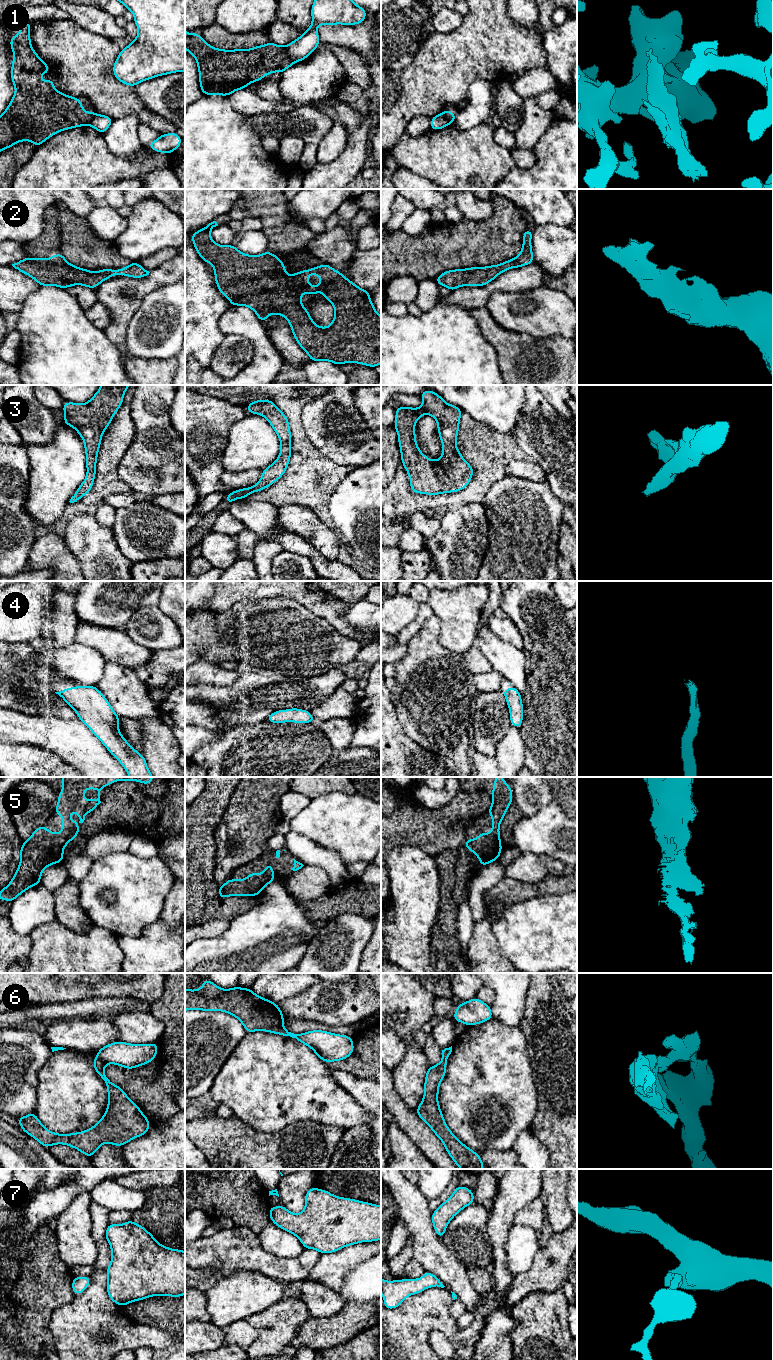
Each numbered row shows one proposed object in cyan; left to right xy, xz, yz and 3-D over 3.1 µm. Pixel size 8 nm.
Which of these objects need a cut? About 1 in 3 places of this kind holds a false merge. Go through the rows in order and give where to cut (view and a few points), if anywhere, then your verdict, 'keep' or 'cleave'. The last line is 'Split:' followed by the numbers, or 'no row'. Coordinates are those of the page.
1: cut xz (285, 46), (288, 56), (294, 62); cleave
2: cut none; keep
3: cut none; keep
4: cut none; keep
5: cut none; keep
6: cut xy (96, 1057), (105, 1063); cleave
7: cut none; keep
Split: 1, 6

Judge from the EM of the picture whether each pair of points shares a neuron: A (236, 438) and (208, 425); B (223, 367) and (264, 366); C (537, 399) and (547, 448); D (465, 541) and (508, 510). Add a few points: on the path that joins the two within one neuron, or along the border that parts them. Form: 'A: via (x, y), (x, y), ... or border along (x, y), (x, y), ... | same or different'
A: border along (244, 417), (231, 425), (222, 457) | different
B: border along (252, 343), (252, 360), (236, 374) | different
C: via (537, 411), (540, 431), (545, 436) | same
D: border along (481, 502), (485, 510), (488, 527), (487, 549) | different

